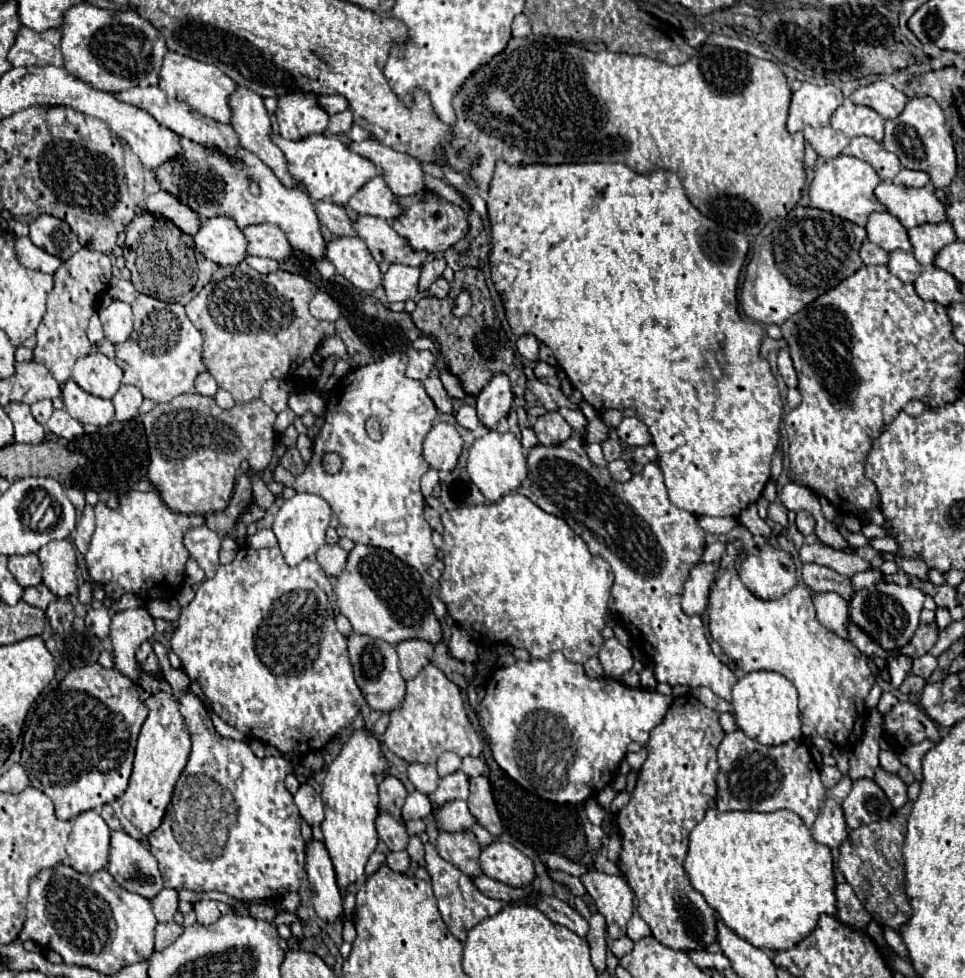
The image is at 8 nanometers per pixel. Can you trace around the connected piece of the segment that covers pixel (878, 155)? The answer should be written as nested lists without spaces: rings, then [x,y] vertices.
[[[855,137],[851,143],[843,149],[845,155],[853,155],[865,163],[869,163],[879,179],[895,179],[895,175],[901,171],[899,169],[899,159],[895,153],[887,151],[883,143],[871,139],[871,137]]]

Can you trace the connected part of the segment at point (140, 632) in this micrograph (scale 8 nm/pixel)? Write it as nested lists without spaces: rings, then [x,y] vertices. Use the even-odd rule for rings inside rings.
[[[125,609],[113,615],[111,641],[113,641],[113,661],[115,671],[127,675],[131,681],[139,681],[139,663],[135,653],[143,641],[153,637],[155,625],[153,617],[143,609]]]

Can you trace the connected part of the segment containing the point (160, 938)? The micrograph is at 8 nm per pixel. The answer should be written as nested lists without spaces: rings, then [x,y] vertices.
[[[175,921],[159,923],[155,933],[157,933],[157,937],[155,937],[155,951],[163,951],[163,947],[169,947],[183,933],[183,927],[177,925]]]

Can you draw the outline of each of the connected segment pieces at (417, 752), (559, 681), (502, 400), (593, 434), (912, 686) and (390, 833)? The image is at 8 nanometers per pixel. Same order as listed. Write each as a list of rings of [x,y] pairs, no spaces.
[[[435,665],[423,667],[423,671],[407,681],[407,693],[401,707],[389,713],[391,721],[381,737],[387,749],[407,763],[435,763],[445,751],[455,751],[459,757],[479,757],[483,741],[469,723],[461,689],[449,681]]]
[[[555,651],[549,659],[515,661],[511,667],[497,669],[481,701],[481,725],[489,737],[493,759],[513,781],[543,799],[579,805],[613,781],[631,741],[639,745],[649,741],[651,729],[663,721],[671,701],[673,697],[641,687],[625,687],[617,679],[591,679],[581,663],[571,663],[561,651]]]
[[[499,373],[477,395],[479,421],[489,429],[493,429],[499,423],[499,419],[507,417],[511,407],[513,407],[513,393],[509,385],[509,377]]]
[[[585,401],[581,403],[581,411],[587,415],[589,419],[589,425],[587,425],[587,437],[585,437],[585,443],[603,443],[607,437],[609,437],[609,427],[597,417],[597,411],[591,409]]]
[[[909,675],[909,677],[903,681],[903,685],[899,687],[899,691],[901,691],[901,693],[920,694],[926,683],[927,681],[921,679],[921,677],[913,677],[913,675]]]
[[[379,813],[379,817],[377,817],[377,833],[379,833],[379,839],[385,841],[389,851],[405,851],[407,849],[409,835],[407,835],[405,827],[399,821],[395,821],[391,815]]]

